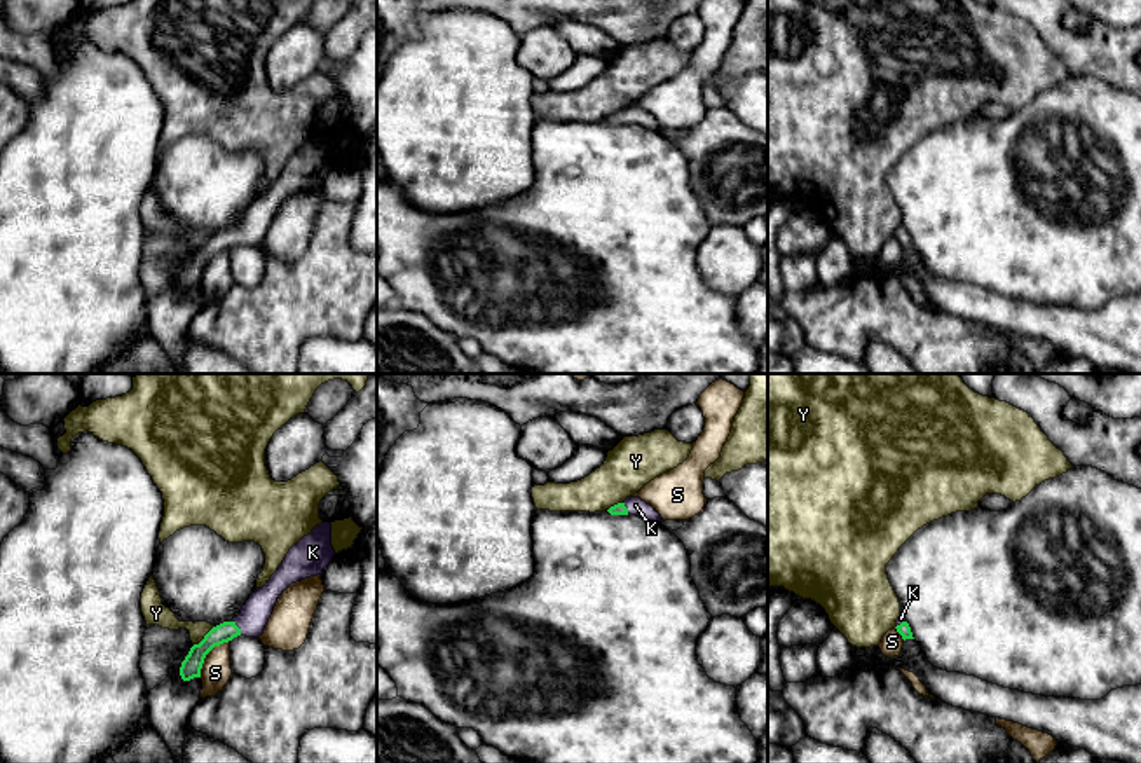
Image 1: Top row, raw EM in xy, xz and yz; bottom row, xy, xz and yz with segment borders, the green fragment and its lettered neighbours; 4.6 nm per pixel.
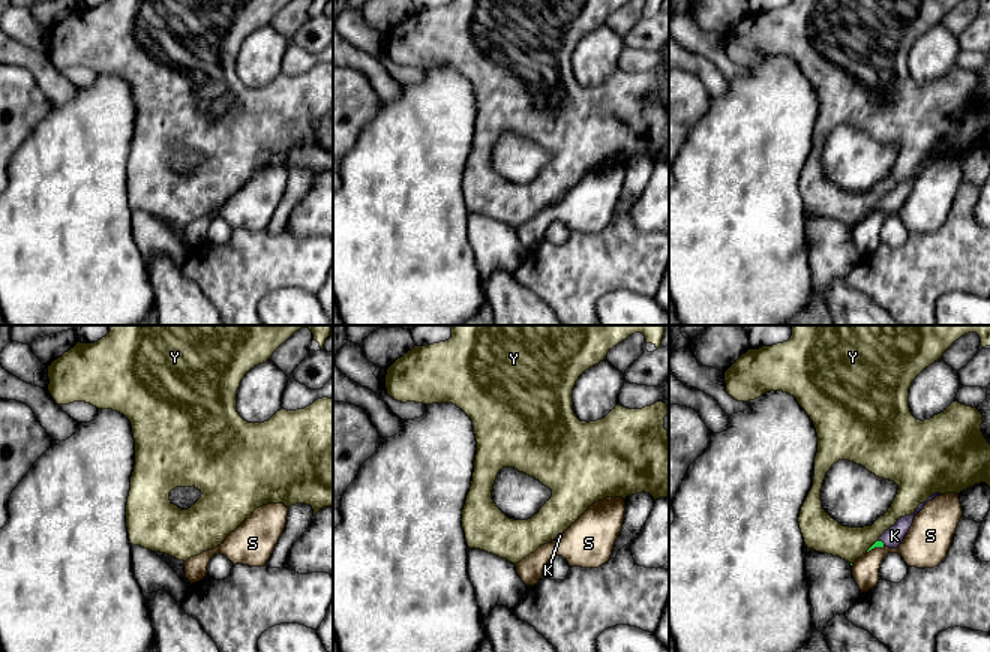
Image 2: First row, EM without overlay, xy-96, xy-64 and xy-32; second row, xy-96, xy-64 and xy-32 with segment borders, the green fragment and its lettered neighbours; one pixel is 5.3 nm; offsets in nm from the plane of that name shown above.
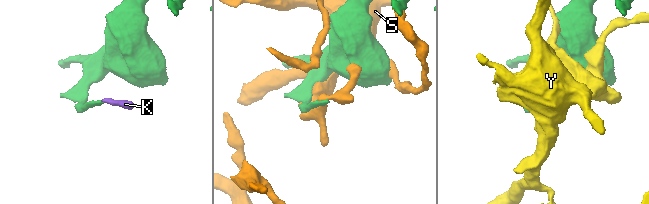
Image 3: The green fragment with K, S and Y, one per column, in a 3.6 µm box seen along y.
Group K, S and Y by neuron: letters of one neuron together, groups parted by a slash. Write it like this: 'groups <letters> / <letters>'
groups K / S / Y

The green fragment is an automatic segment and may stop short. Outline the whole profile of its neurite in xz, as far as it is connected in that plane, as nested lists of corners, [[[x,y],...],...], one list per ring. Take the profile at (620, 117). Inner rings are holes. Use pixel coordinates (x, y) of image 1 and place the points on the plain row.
[[[626,107],[623,112],[618,112],[607,119],[611,124],[637,124],[640,127],[661,131],[661,124],[640,107]]]

